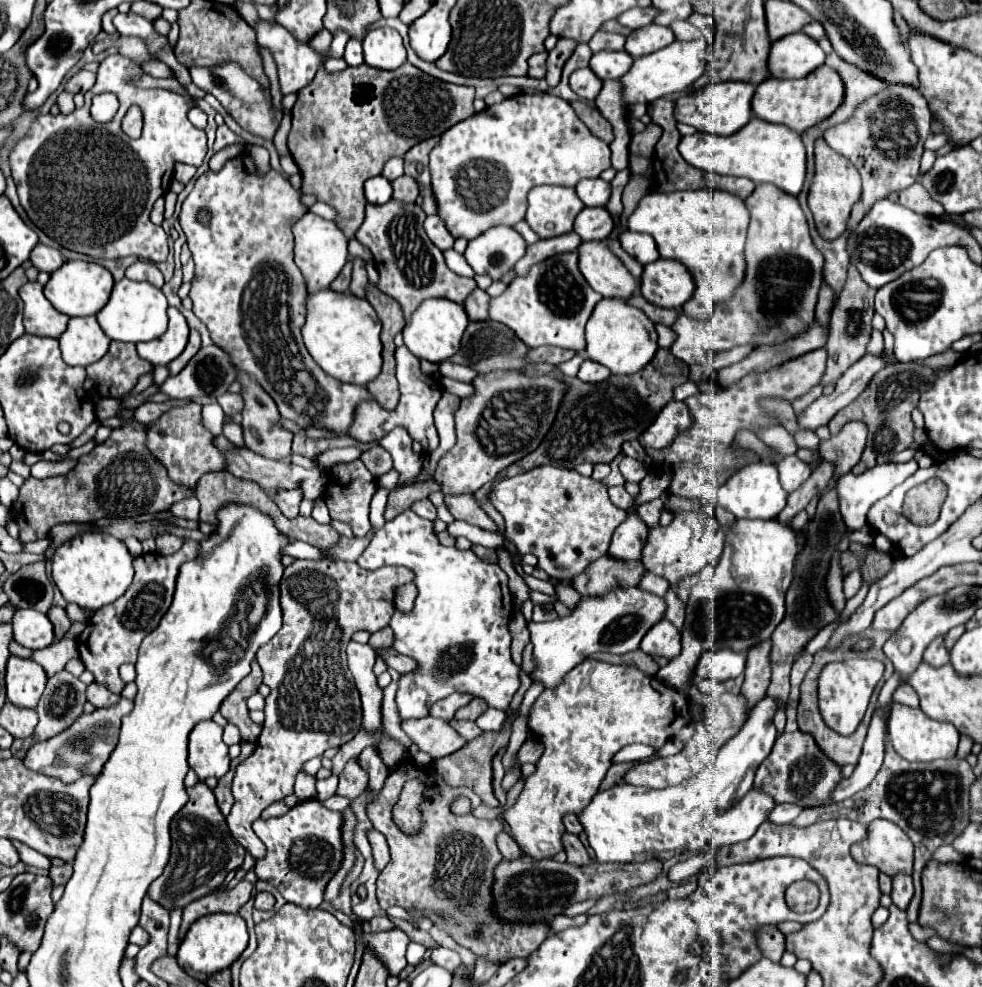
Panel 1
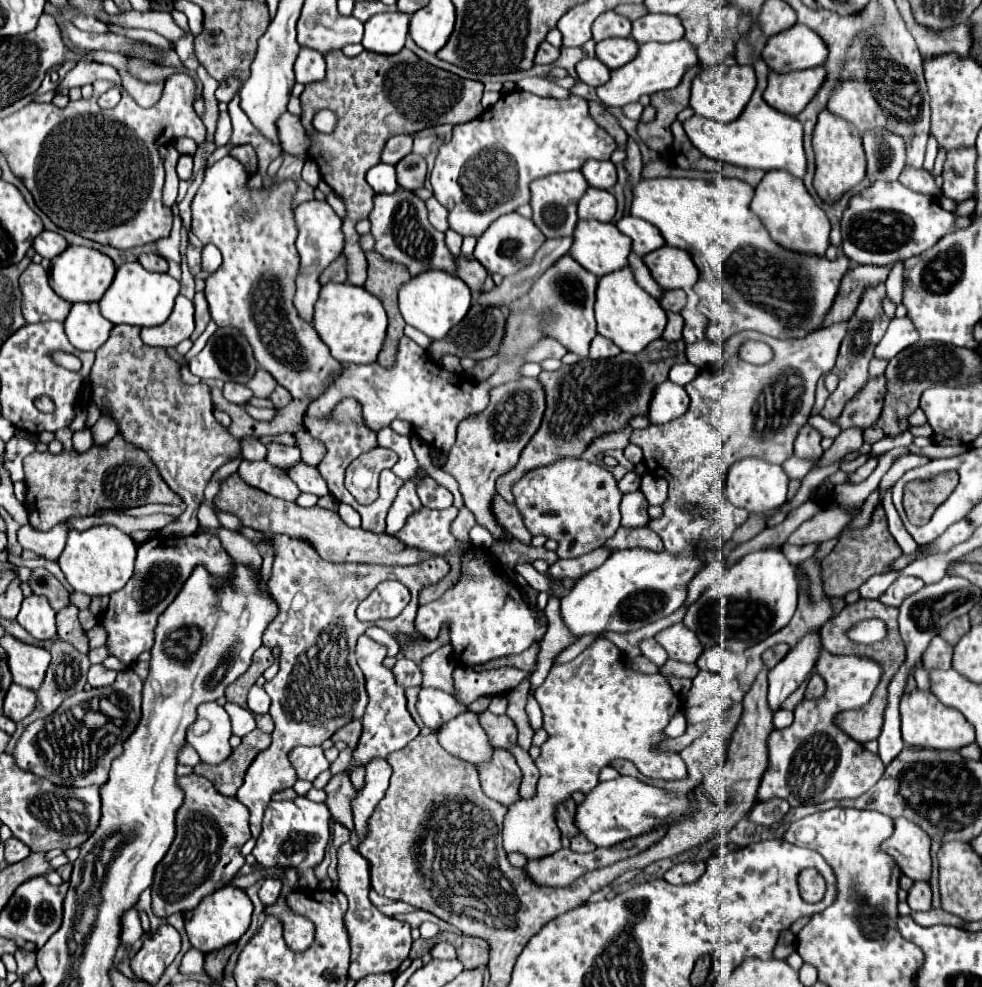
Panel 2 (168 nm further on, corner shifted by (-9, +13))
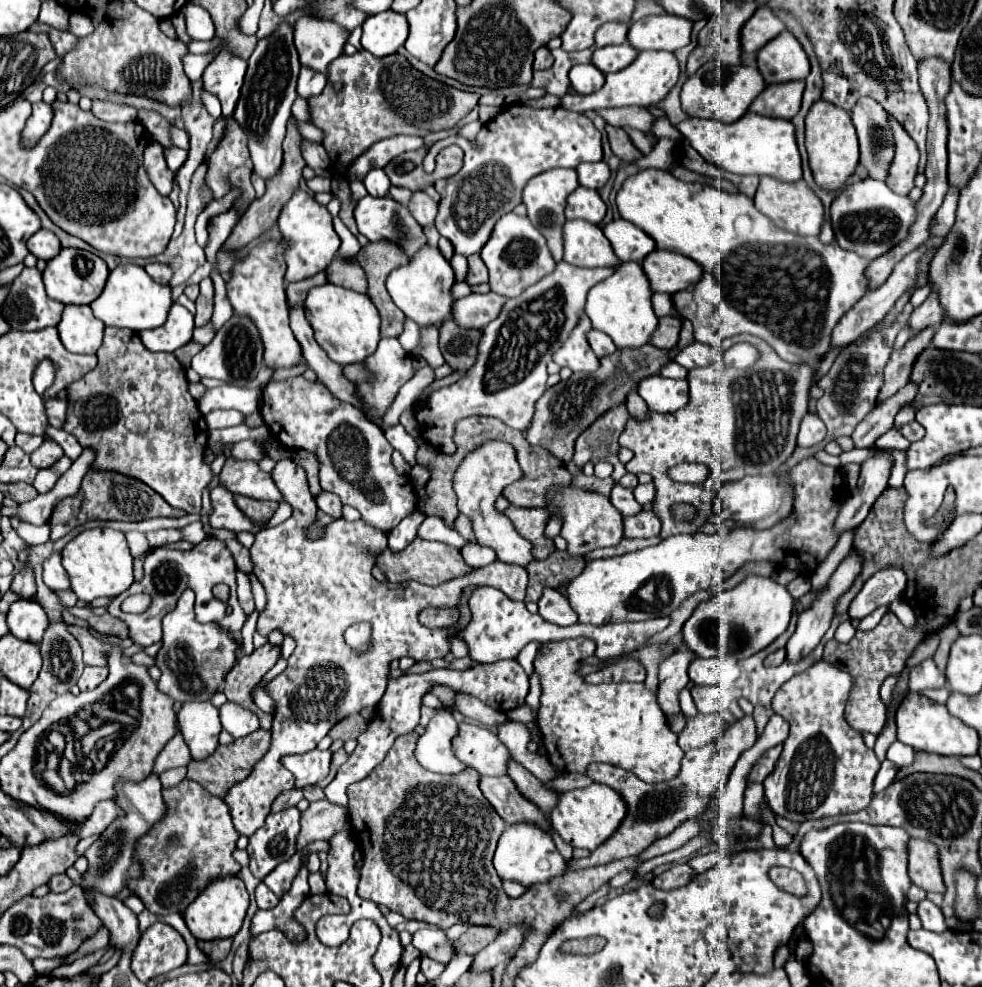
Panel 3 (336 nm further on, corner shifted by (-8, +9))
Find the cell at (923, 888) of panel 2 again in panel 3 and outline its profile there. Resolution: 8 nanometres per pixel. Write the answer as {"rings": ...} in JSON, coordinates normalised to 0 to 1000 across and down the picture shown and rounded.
{"rings":[[[938,912],[936,918],[934,918],[934,928],[938,930],[938,936],[940,940],[948,942],[948,944],[960,944],[964,942],[962,938],[962,930],[958,926],[958,922],[948,914],[948,912]]]}

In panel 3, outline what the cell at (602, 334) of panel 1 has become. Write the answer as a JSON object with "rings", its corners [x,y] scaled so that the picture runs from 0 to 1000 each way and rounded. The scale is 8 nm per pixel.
{"rings":[[[632,265],[626,272],[624,280],[620,280],[618,284],[610,286],[600,294],[596,316],[602,322],[604,332],[616,336],[626,347],[628,353],[651,353],[663,344],[671,328],[671,322],[663,312],[663,298],[665,296],[661,292],[661,284],[653,267]]]}

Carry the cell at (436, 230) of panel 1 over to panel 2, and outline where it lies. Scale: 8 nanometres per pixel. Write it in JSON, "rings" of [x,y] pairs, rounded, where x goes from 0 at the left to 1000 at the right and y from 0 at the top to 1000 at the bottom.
{"rings":[[[440,199],[440,201],[436,201],[434,211],[436,211],[436,223],[438,223],[438,227],[440,227],[444,233],[454,235],[454,233],[456,233],[456,215],[452,213],[452,209]]]}

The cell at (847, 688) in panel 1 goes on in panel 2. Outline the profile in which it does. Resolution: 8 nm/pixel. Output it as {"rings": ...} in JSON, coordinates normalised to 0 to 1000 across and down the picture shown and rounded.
{"rings":[[[837,659],[831,671],[831,679],[841,691],[839,705],[835,705],[833,709],[819,707],[809,717],[807,736],[798,740],[788,740],[784,744],[784,774],[774,792],[772,811],[798,809],[804,817],[817,817],[837,815],[841,811],[874,809],[884,802],[900,782],[900,774],[896,772],[894,764],[884,762],[878,754],[868,750],[849,734],[853,721],[878,715],[886,709],[896,689],[898,677],[886,667],[851,665]]]}

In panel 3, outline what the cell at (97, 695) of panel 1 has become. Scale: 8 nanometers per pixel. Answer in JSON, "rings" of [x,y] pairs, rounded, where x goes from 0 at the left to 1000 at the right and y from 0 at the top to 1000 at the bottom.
{"rings":[[[87,675],[85,679],[85,685],[80,687],[78,695],[82,699],[97,699],[107,687],[109,687],[111,679],[109,677],[97,677],[97,675]]]}

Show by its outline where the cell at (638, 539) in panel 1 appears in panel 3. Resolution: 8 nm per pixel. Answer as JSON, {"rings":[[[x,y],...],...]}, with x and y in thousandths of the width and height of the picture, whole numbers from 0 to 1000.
{"rings":[[[626,490],[624,496],[622,496],[622,509],[636,525],[643,523],[643,521],[651,521],[651,517],[653,517],[653,511],[647,507],[645,496],[638,496],[630,490]]]}

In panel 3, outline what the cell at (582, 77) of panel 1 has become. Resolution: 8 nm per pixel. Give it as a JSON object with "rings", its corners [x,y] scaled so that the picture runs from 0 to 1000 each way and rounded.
{"rings":[[[586,65],[579,73],[579,81],[590,95],[602,95],[616,85],[614,73],[608,71],[604,65]]]}

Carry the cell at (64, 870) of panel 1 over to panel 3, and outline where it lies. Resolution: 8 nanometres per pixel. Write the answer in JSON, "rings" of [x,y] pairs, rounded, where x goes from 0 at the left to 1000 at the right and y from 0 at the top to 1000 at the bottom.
{"rings":[[[58,886],[50,892],[50,898],[52,898],[52,904],[66,904],[74,898],[74,894],[68,890],[68,886]]]}

